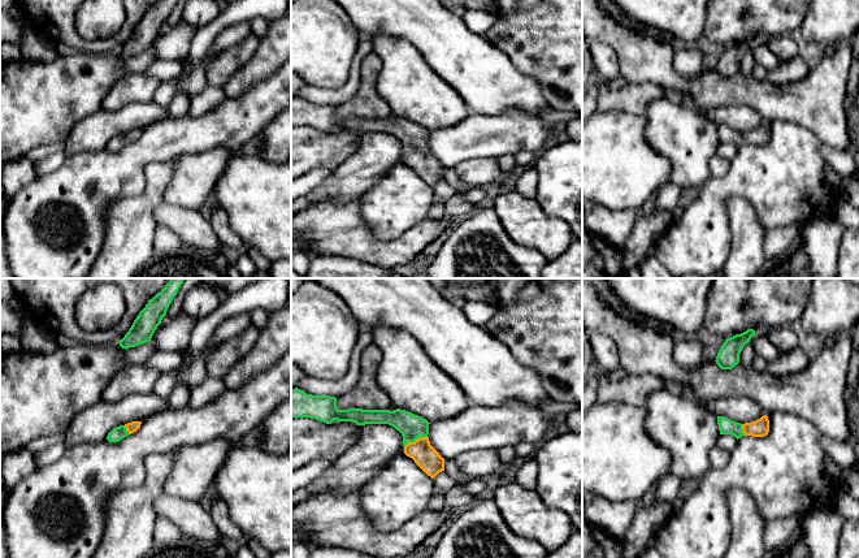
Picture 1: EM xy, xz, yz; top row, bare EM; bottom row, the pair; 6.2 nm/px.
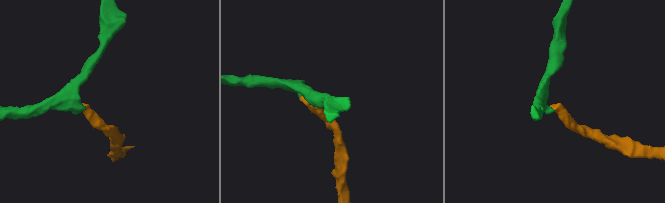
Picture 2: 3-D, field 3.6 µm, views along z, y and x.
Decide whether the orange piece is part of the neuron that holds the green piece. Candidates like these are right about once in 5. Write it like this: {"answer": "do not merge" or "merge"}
{"answer": "merge"}

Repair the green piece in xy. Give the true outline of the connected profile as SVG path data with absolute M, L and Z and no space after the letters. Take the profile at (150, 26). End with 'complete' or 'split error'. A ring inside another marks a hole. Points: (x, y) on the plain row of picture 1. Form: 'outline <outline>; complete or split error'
outline M160 0L149 8L134 29L129 40L118 51L120 55L129 57L149 51L177 1L178 0Z; complete

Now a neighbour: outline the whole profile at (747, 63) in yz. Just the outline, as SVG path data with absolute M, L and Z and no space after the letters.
M747 51L739 62L739 72L746 77L751 77L755 64L752 52Z

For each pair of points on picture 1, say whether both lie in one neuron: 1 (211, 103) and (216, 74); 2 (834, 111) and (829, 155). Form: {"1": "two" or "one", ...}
{"1": "two", "2": "two"}

